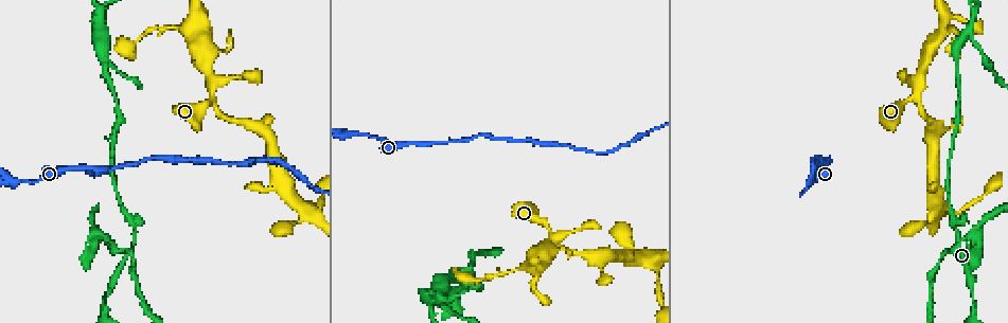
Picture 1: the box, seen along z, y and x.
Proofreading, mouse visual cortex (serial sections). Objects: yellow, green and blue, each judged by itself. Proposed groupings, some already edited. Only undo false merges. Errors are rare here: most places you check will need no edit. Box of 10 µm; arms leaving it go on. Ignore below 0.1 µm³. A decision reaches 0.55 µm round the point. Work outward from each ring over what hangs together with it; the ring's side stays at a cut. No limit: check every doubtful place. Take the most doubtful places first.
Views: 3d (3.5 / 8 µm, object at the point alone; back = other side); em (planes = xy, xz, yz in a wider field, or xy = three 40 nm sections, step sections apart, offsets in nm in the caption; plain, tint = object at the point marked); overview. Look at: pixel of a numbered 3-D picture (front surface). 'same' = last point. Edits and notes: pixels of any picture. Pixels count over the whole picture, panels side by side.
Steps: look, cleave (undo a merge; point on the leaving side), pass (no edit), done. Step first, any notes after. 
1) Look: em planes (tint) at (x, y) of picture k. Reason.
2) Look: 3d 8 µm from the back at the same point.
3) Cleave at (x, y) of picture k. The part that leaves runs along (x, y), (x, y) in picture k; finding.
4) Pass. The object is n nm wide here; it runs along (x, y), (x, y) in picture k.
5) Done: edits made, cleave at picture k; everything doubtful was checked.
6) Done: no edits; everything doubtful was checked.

Look: 3d 3.5 µm at (812, 176) of picture 1.

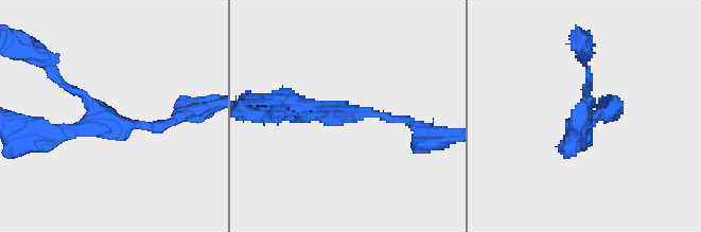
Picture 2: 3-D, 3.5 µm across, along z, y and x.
Look: em xy step 2 (tint) at (353, 115) of picture 2. Shape alone is not enough.

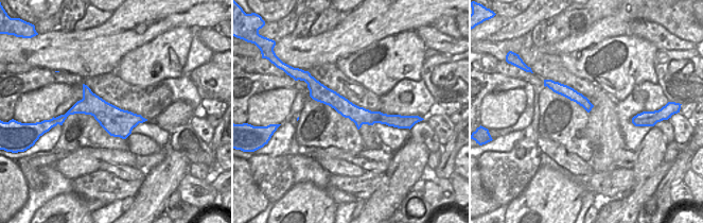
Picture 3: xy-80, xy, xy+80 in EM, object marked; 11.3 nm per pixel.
Pass. It runs along (180, 113), (164, 126), (125, 126), (76, 88) in picture 2; one cell here.

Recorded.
Look: 3d 3.5 µm at (101, 33) of picture 1.

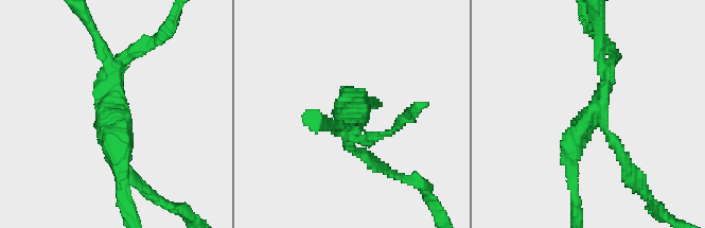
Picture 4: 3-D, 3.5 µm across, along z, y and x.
Look: em xy step 3 (tint) at (594, 113) of picture 4. 3 arms meet here; the arms are 150, 200, 250 nm wide; now the EM.

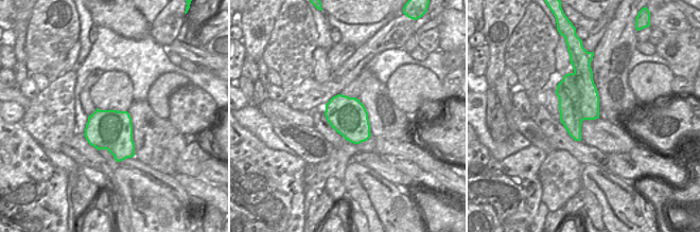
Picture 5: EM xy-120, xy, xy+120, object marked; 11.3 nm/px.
Cleave at (152, 39) of picture 4. The part that leaves runs along (598, 114), (645, 195) in picture 4; a second cell is stuck on.

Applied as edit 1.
Look: 3d 8 µm at (911, 98) of picture 1. Sudden change in width.

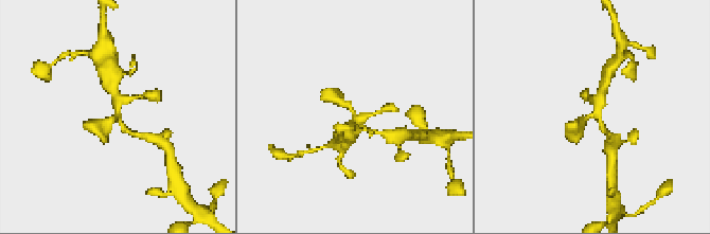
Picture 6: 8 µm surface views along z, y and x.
Look: 3d 3.5 µm at the same point.

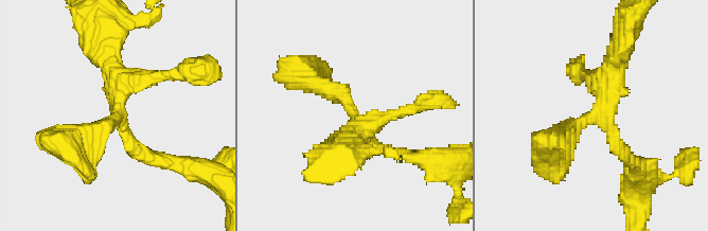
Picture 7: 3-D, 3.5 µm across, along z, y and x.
Look: em xy step 5 (tint) at (119, 116) of picture 7. Shape alone is not enough.

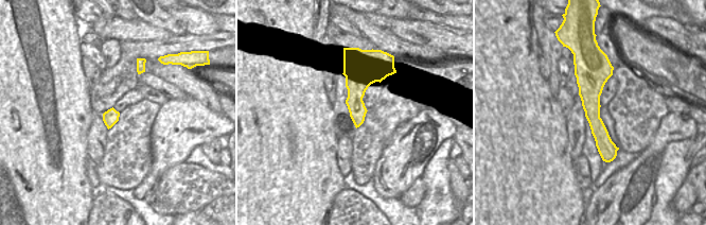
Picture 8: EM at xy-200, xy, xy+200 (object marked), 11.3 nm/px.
Pass. It runs along (313, 81), (394, 154) in picture 7; all the same cell.

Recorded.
Look: 3d 8 µm at (299, 207) of picture 1. Calibre changes.

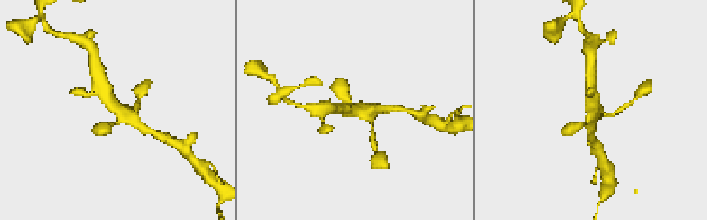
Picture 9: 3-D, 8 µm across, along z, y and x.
Look: 3d 3.5 µm from the back at the same point. Closer look.

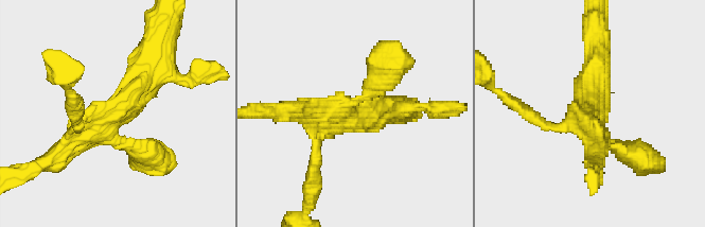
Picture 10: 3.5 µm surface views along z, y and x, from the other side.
Look: em planes (tint) at (111, 113) of picture 10. 4 arms meet here; the arms are 150, 150, 300, 400 nm wide.

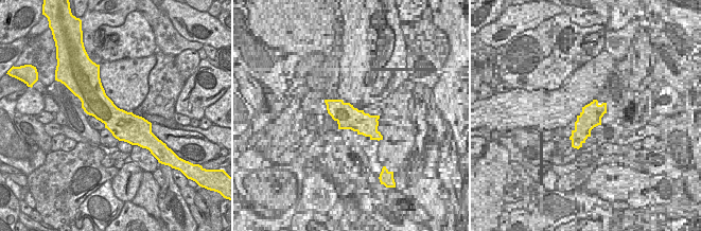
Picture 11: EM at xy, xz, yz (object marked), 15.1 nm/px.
Pass. Continuous, no second cell.

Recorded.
Done: edits made, cleave at picture 4; everything doubtful was checked.

